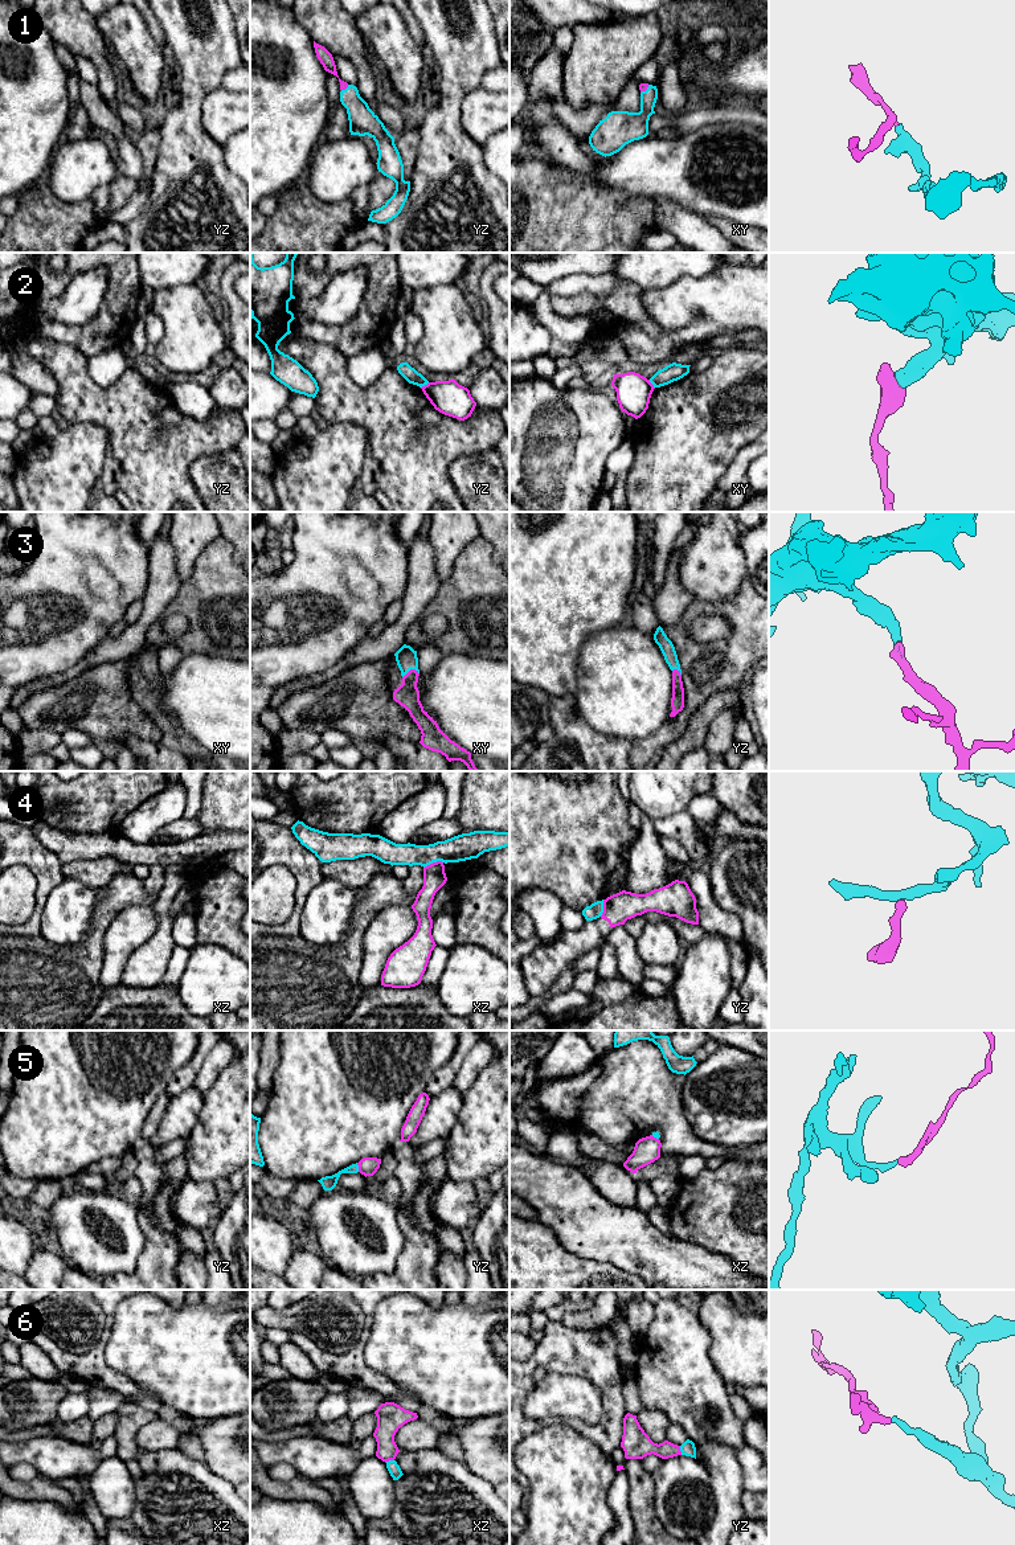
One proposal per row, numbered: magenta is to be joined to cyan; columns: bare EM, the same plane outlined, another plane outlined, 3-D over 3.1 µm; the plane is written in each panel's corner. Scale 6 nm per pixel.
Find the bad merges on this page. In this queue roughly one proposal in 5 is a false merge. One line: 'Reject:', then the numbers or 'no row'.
Reject: 2, 4

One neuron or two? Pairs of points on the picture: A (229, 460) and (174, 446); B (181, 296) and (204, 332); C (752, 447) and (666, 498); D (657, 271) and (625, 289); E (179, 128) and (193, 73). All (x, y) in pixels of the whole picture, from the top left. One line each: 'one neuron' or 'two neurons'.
A: two neurons
B: one neuron
C: two neurons
D: two neurons
E: one neuron

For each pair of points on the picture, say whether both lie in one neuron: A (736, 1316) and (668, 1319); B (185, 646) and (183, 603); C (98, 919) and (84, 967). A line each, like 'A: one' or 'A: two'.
A: two
B: one
C: one

